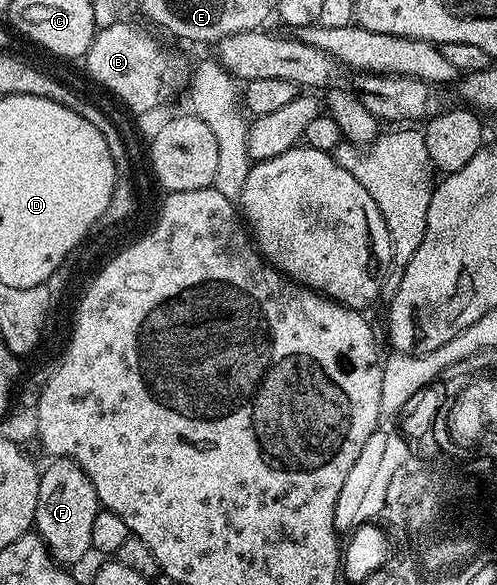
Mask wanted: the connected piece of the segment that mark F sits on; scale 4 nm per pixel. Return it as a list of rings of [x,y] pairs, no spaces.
[[[52,458],[49,463],[40,470],[34,530],[57,563],[80,562],[92,550],[90,531],[94,528],[94,516],[102,509],[98,492],[94,492],[90,476],[74,459]]]

